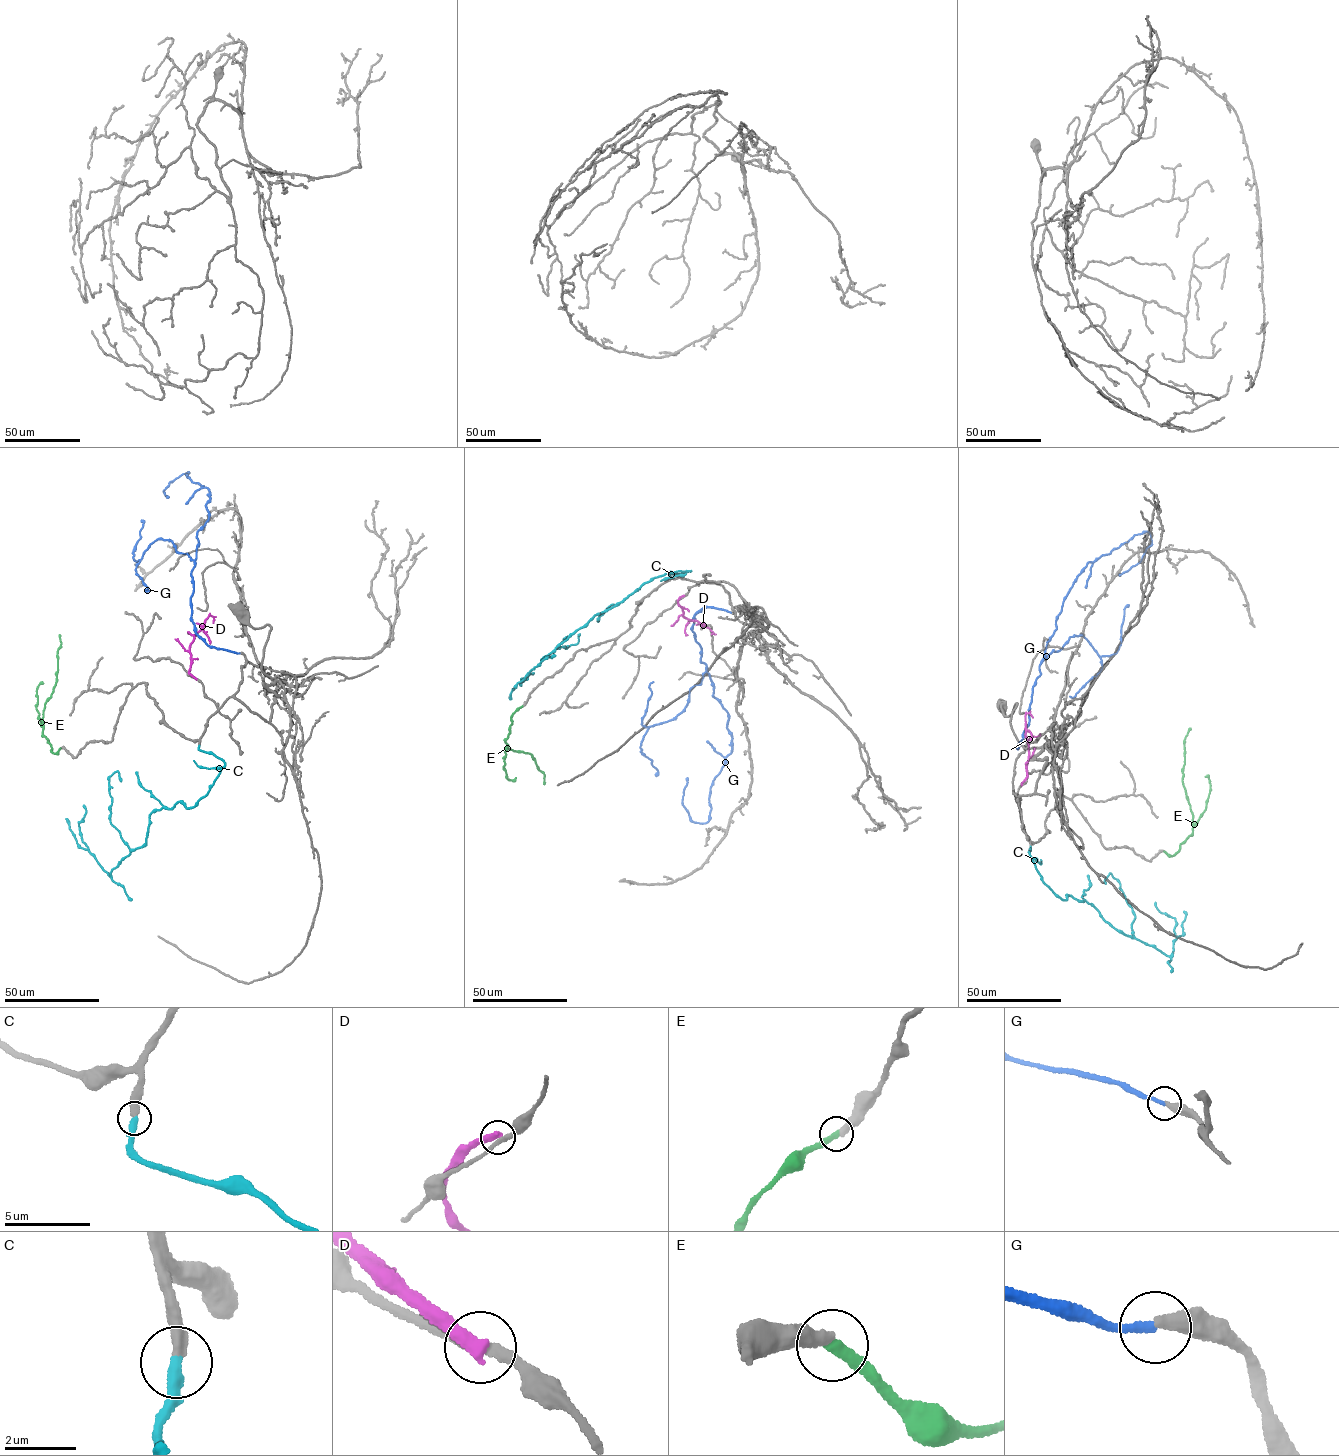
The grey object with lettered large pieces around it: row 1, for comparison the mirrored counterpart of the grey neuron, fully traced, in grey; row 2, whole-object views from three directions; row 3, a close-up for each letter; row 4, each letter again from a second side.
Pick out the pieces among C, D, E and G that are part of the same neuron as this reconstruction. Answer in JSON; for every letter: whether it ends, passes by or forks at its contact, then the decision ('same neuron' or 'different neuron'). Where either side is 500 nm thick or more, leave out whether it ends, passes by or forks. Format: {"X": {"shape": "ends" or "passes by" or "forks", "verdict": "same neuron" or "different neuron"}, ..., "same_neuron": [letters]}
{"C": {"shape": "ends", "verdict": "same neuron"}, "D": {"shape": "ends", "verdict": "different neuron"}, "E": {"shape": "ends", "verdict": "same neuron"}, "G": {"shape": "ends", "verdict": "same neuron"}, "same_neuron": ["C", "E", "G"]}

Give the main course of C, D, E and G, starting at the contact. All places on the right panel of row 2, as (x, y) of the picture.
C: (1030, 846), (1042, 880), (1062, 900), (1085, 901), (1119, 931), (1171, 957), (1175, 919), (1155, 902)
D: (1021, 785), (1027, 775), (1028, 751), (1025, 716), (1029, 713), (1033, 717)
E: (1164, 851), (1175, 854), (1192, 833), (1192, 812), (1182, 780), (1184, 739), (1190, 728)
G: (1022, 741), (1018, 748), (1064, 598), (1086, 563), (1148, 532), (1152, 542), (1141, 560), (1119, 575)

